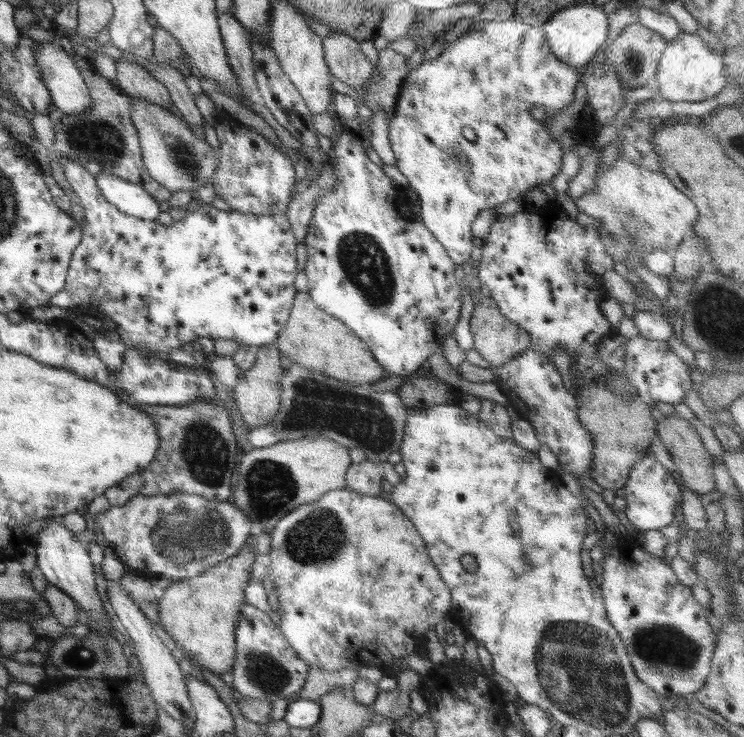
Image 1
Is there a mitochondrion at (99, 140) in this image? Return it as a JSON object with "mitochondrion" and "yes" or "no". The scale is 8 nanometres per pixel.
{"mitochondrion":"yes"}

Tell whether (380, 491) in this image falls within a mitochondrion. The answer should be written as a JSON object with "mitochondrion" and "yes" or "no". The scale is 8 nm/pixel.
{"mitochondrion":"no"}

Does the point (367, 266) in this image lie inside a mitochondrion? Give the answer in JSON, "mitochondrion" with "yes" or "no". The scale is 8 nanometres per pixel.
{"mitochondrion":"yes"}

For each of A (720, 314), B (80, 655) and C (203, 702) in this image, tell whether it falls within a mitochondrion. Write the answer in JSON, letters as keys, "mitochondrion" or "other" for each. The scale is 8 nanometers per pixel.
{"A":"mitochondrion","B":"mitochondrion","C":"other"}

